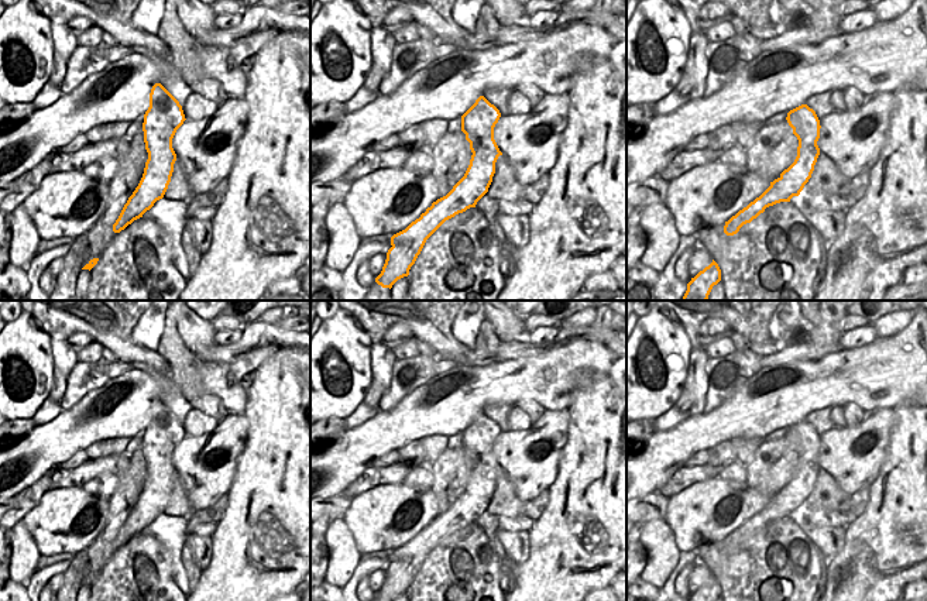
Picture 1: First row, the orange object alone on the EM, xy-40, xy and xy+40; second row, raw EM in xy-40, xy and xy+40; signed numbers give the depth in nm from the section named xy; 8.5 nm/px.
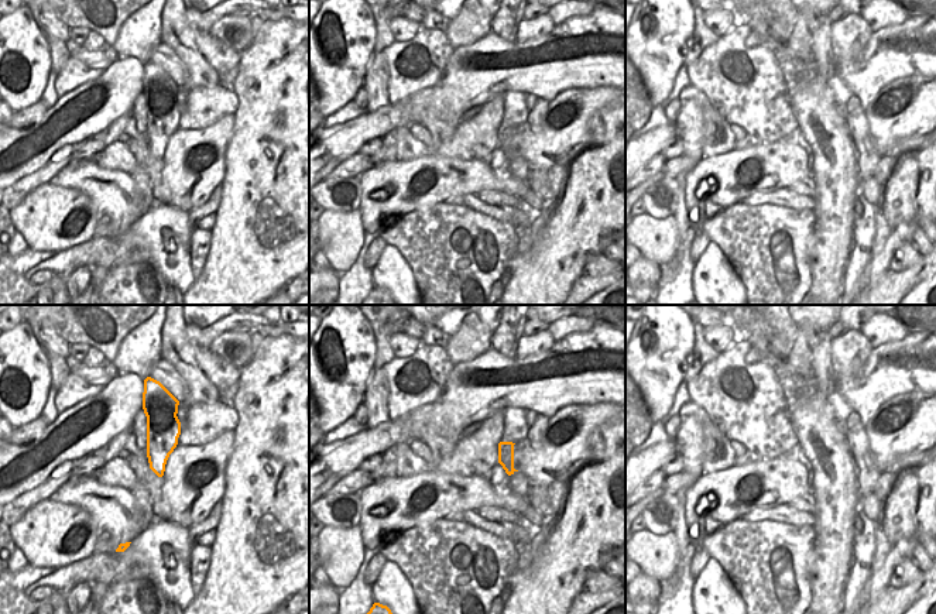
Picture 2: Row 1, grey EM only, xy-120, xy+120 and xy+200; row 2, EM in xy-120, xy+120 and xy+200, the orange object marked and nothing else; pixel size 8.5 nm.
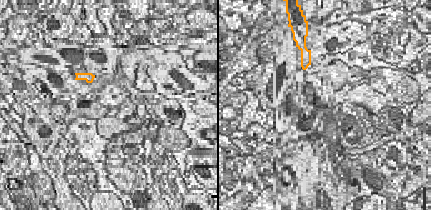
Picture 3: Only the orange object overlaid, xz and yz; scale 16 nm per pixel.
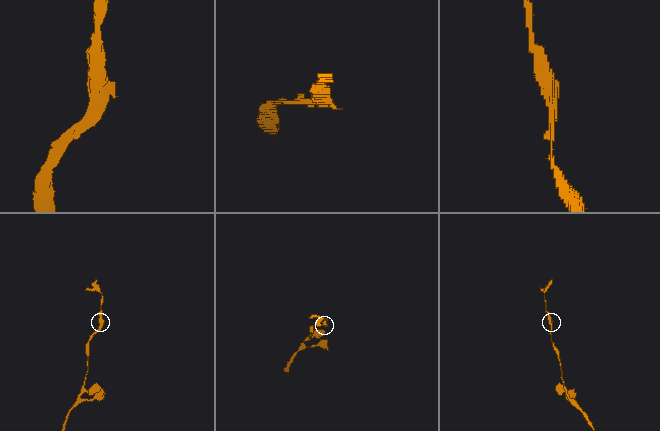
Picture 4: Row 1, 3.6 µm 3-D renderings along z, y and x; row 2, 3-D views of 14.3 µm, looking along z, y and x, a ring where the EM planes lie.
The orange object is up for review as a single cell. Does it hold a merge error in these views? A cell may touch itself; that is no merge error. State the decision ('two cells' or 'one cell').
two cells

